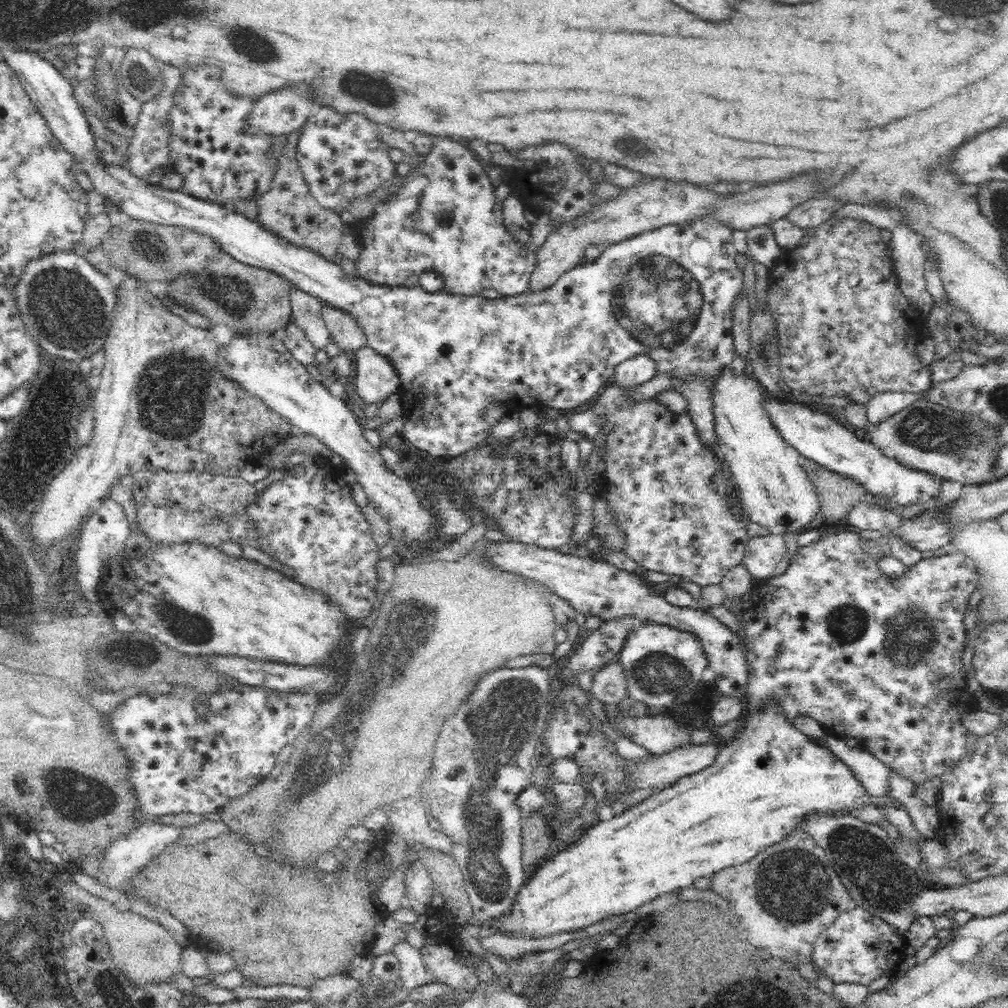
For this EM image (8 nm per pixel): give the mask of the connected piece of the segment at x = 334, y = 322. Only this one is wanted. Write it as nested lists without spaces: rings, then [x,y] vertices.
[[[322,303],[319,306],[319,317],[324,321],[325,327],[342,350],[357,351],[359,348],[367,346],[365,335],[354,317],[347,312]]]

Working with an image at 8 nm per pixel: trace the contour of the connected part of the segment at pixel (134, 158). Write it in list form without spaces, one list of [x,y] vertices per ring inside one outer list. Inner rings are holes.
[[[172,65],[164,66],[164,75],[166,75],[166,90],[154,100],[142,104],[142,108],[134,128],[131,138],[130,148],[128,150],[129,162],[126,164],[131,172],[138,178],[148,179],[150,174],[157,169],[162,169],[172,160],[173,145],[175,142],[174,133],[172,133],[172,112],[182,98],[182,86],[186,84],[184,71]]]

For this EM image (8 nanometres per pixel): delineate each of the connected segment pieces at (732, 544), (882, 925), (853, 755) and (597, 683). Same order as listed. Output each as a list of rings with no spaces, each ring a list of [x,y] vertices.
[[[615,383],[610,384],[599,395],[594,406],[596,411],[606,413],[606,426],[614,429],[610,434],[610,456],[606,458],[609,485],[602,487],[602,491],[608,493],[608,501],[618,509],[618,520],[628,533],[626,554],[649,572],[659,572],[666,576],[677,574],[701,587],[719,585],[732,568],[741,564],[749,542],[749,519],[736,522],[723,500],[729,485],[727,482],[732,481],[727,480],[729,467],[701,445],[685,411],[676,415],[654,399],[627,406],[627,394],[628,391],[621,390]]]
[[[853,904],[818,935],[813,951],[817,970],[830,976],[835,983],[869,985],[884,973],[895,974],[905,957],[904,950],[904,938],[896,934],[884,919],[867,912],[859,904]]]
[[[836,734],[827,735],[827,744],[834,756],[842,760],[854,779],[868,796],[883,796],[890,766],[882,763],[871,752],[858,747],[849,748],[845,738]]]
[[[619,658],[595,670],[593,683],[595,697],[604,704],[614,706],[631,697],[628,673]]]

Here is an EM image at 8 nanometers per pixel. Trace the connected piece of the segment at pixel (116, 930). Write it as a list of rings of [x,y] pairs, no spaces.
[[[120,914],[116,916],[116,920],[104,922],[104,933],[110,943],[114,964],[130,975],[130,979],[138,983],[145,983],[150,979],[171,981],[174,973],[181,972],[180,956],[183,946],[177,943],[162,925],[150,923],[140,915]]]

